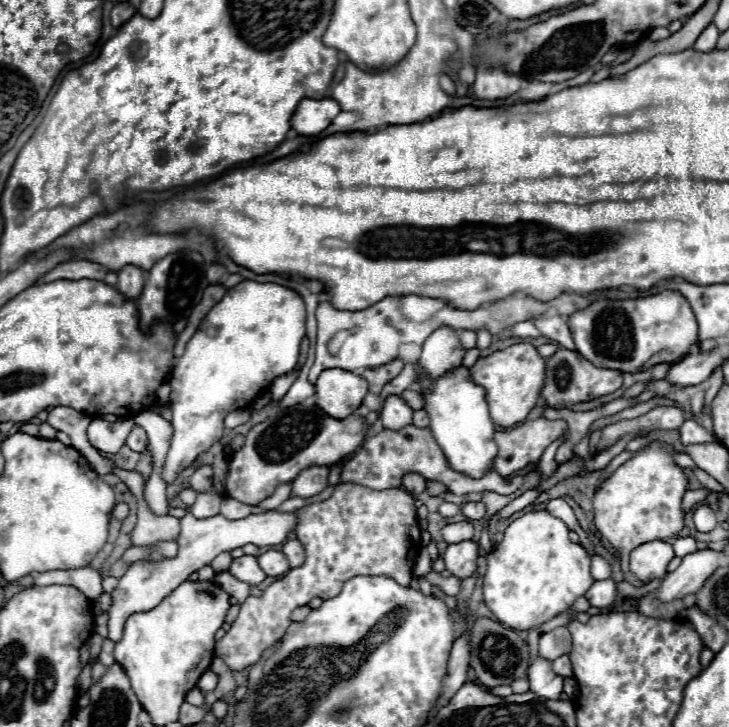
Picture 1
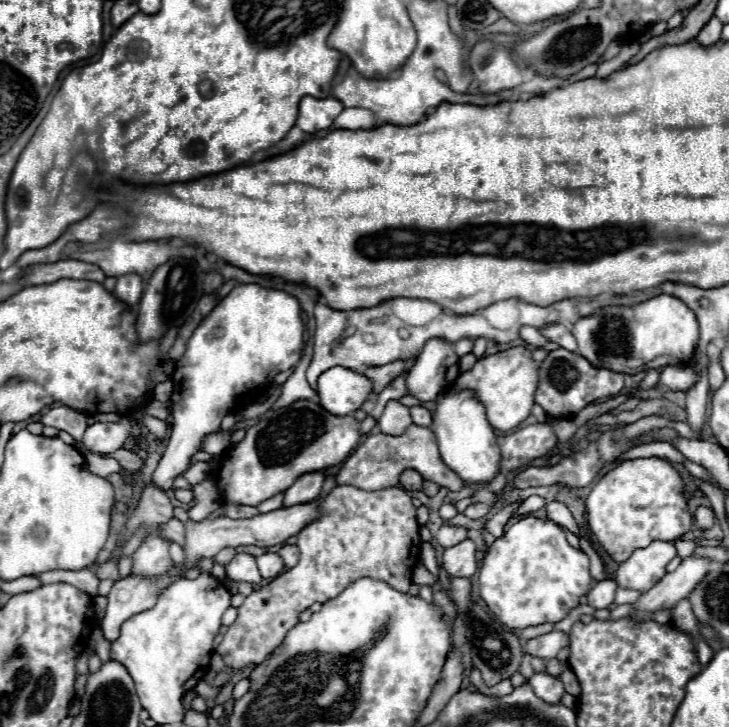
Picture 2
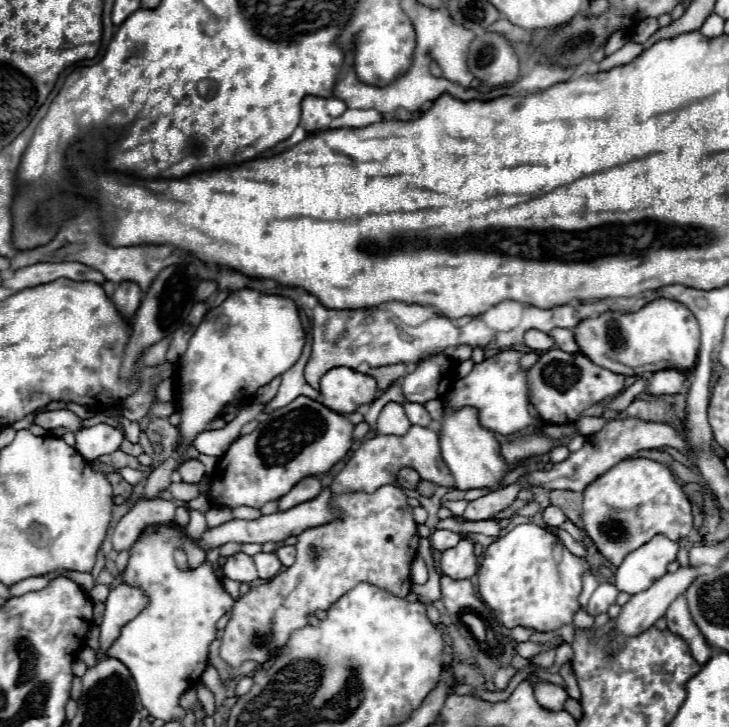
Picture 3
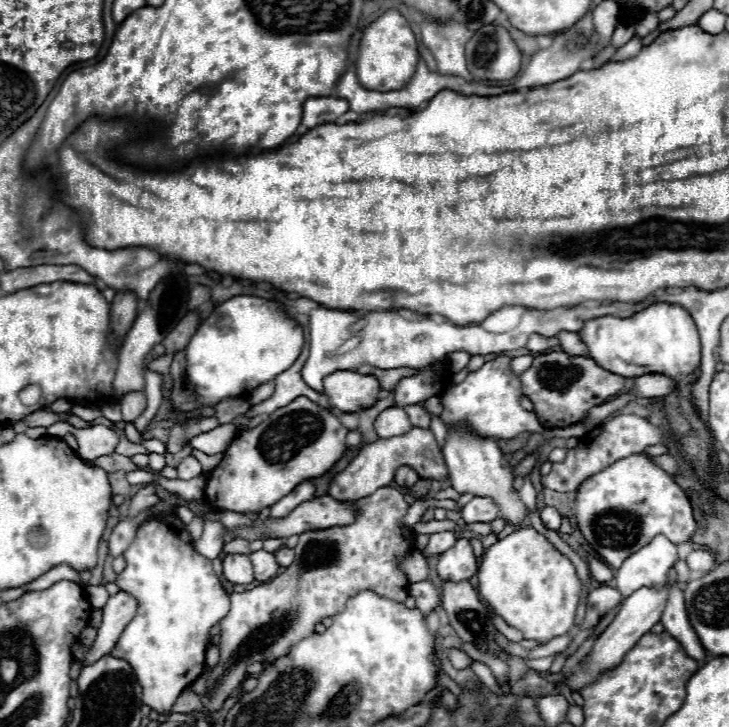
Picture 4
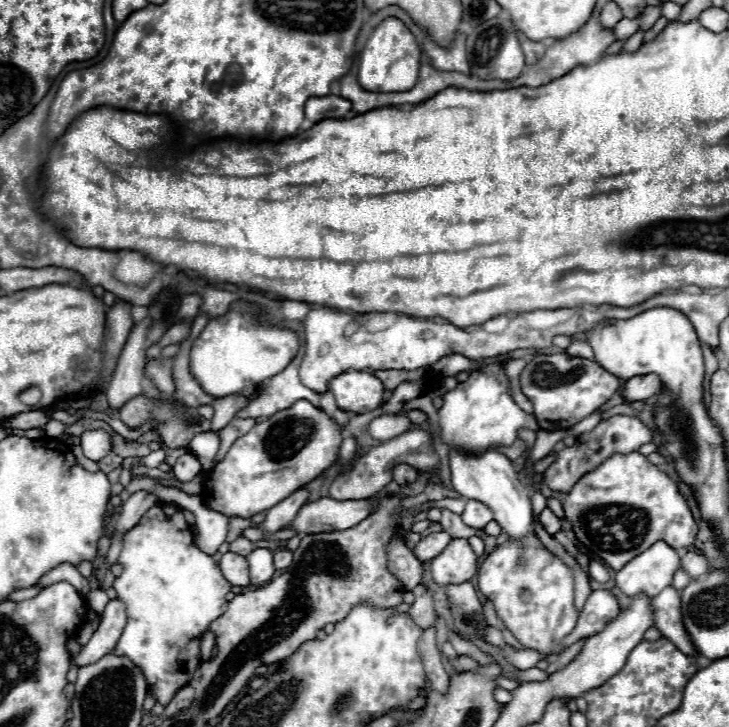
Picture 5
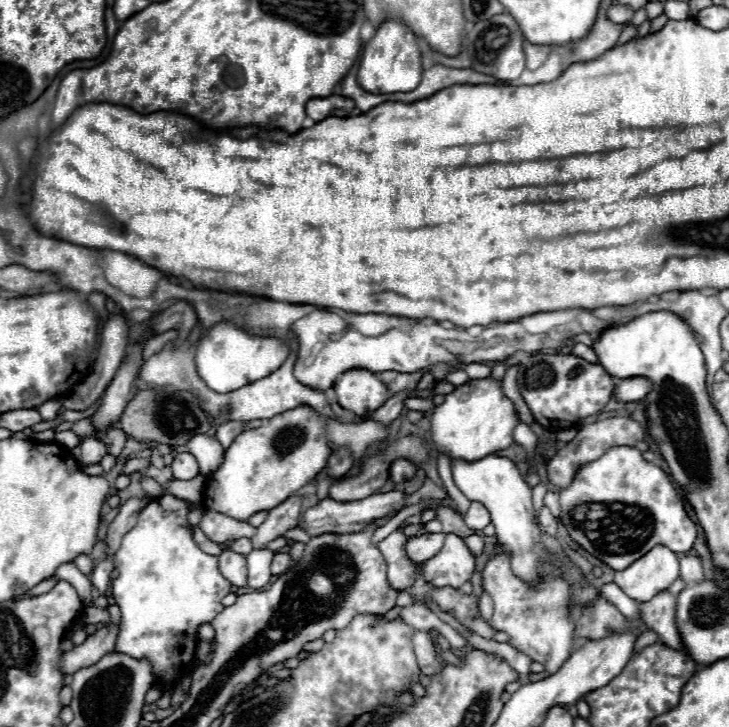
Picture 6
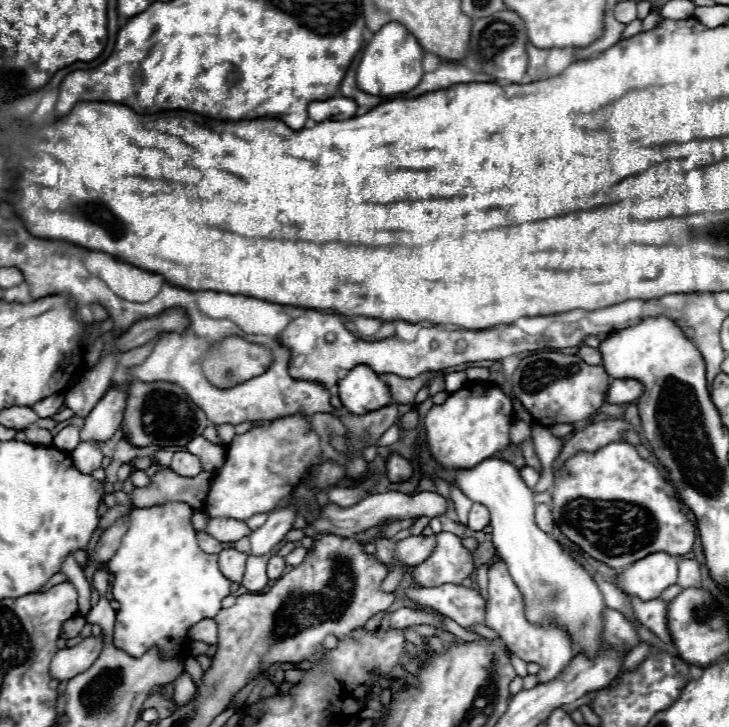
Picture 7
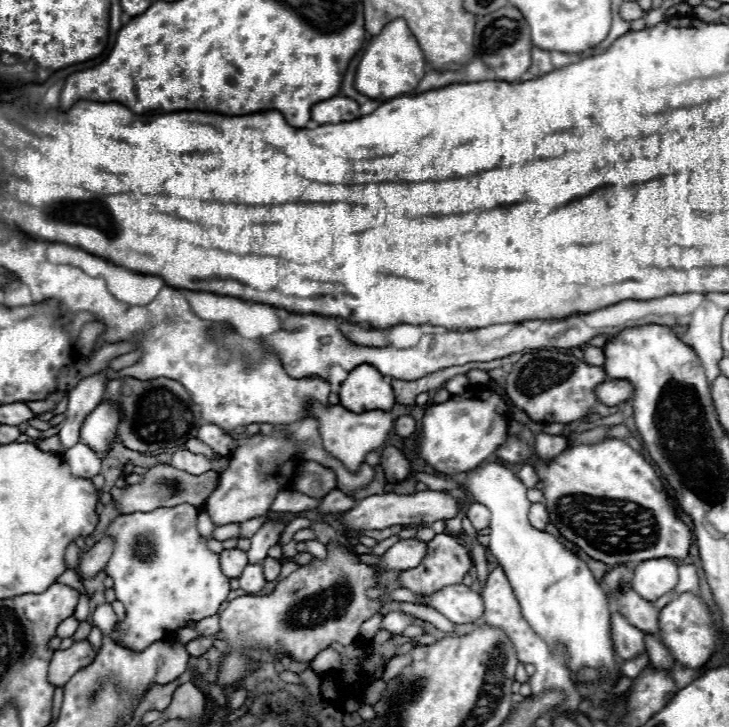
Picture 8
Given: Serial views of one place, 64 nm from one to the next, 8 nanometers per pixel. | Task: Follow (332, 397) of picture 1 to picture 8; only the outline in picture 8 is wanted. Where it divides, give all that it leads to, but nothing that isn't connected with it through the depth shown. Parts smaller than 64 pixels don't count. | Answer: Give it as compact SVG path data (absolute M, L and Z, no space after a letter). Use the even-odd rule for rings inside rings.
M370 364L356 366L340 384L340 404L356 414L368 410L392 410L396 404L392 386Z

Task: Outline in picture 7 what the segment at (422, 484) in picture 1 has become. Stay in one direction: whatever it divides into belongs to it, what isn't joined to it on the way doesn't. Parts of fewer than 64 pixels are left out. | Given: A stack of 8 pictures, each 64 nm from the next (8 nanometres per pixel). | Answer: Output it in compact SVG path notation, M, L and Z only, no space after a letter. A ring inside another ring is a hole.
M390 454L390 458L386 460L386 476L390 482L404 482L412 476L412 472L412 464L398 454Z

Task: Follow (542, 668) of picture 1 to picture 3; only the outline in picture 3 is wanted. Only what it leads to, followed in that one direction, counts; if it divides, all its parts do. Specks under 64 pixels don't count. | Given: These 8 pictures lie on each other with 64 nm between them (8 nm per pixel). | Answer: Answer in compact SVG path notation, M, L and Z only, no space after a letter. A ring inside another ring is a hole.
M536 682L534 684L534 696L548 710L562 710L564 702L568 698L566 690L558 684L552 684L552 682Z

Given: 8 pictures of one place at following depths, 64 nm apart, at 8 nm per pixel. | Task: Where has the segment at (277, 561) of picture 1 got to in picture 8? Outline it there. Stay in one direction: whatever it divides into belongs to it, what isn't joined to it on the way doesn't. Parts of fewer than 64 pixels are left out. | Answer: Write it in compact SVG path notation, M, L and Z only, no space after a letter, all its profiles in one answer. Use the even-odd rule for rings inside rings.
M262 562L260 564L248 564L242 572L242 576L238 578L240 588L246 590L248 594L256 594L266 586L266 578L264 578L264 570L262 570Z

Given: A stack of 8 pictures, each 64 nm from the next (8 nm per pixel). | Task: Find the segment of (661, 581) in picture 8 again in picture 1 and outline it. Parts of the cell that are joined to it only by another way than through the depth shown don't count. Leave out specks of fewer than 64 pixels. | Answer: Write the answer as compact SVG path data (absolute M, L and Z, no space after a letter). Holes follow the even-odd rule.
M662 540L646 542L630 552L630 570L640 580L650 582L666 574L666 566L672 558L674 558L672 544Z

